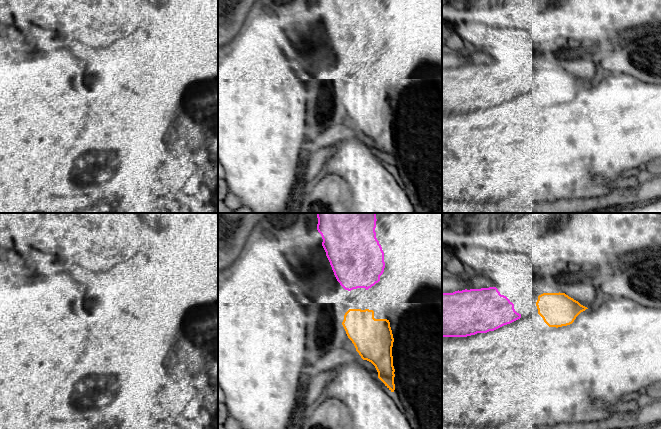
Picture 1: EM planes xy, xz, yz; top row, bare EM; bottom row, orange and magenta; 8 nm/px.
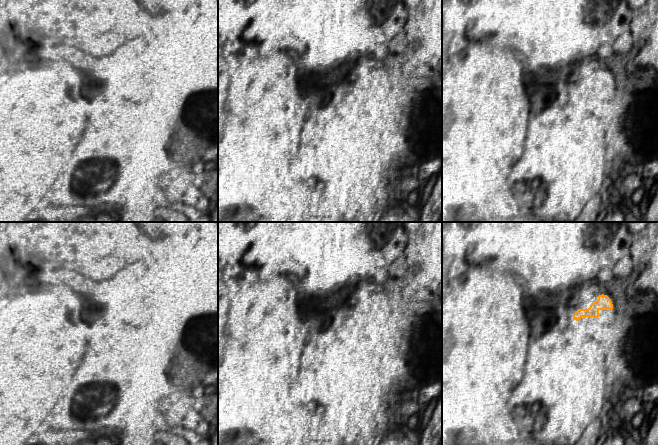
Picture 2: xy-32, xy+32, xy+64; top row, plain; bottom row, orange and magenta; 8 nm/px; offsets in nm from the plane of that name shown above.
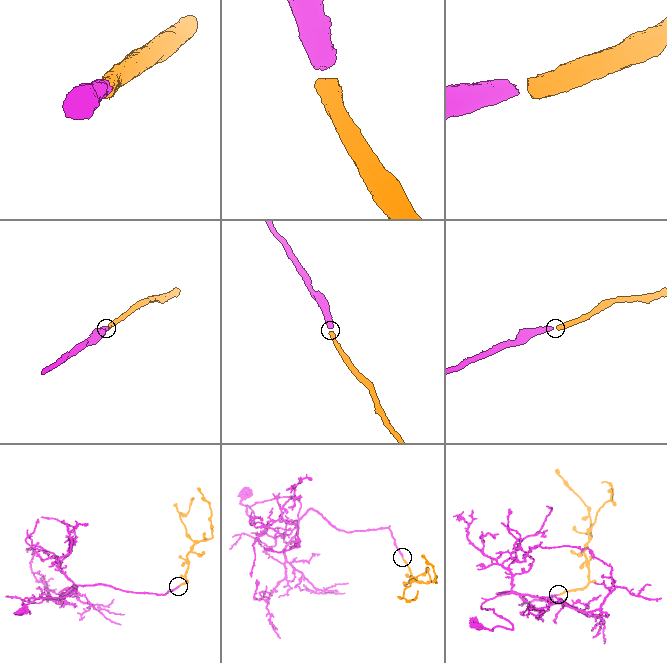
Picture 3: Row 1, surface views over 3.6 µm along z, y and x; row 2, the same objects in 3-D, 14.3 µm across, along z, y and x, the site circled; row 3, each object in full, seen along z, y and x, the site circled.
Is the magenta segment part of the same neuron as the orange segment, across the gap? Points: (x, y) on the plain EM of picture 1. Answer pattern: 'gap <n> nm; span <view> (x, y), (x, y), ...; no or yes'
gap 140 nm; span yz (537, 84), (520, 90); yes

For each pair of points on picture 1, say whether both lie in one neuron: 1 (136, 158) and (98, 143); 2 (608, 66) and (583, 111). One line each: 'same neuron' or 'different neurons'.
1: same neuron
2: different neurons

